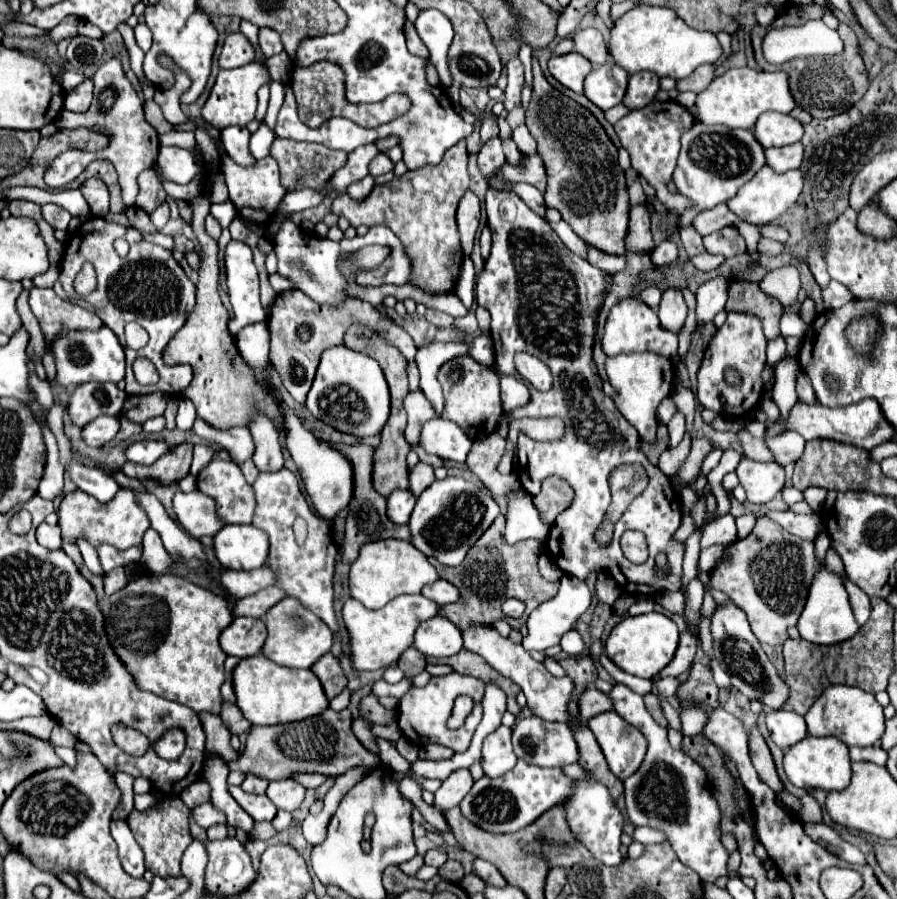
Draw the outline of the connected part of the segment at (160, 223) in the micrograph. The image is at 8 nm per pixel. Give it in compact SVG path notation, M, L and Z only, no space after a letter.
M160 204L160 206L154 210L154 226L156 226L158 230L162 230L162 228L164 228L164 224L168 222L168 218L170 218L168 204Z

